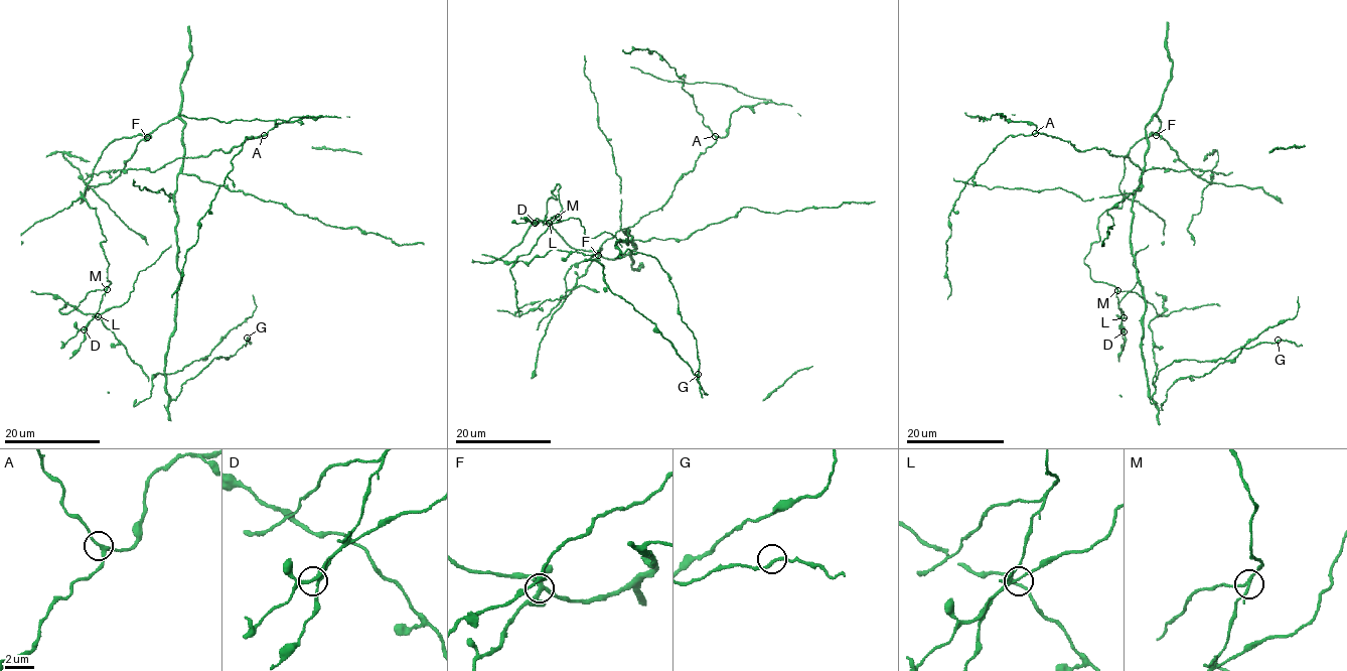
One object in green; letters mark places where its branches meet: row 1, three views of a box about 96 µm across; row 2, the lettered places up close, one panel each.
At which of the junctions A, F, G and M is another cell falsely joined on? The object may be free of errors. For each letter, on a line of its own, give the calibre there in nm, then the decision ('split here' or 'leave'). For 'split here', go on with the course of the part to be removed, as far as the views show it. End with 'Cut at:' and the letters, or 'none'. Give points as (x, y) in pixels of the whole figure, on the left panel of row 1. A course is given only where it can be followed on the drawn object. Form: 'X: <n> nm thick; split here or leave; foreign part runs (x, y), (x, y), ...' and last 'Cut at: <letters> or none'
A: 200 nm thick; leave
F: 320 nm thick; leave
G: 170 nm thick; leave
M: 170 nm thick; split here
Cut at: M

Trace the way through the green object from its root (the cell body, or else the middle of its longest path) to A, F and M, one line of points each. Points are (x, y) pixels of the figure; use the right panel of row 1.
A: (1141, 186), (1145, 126), (1155, 116), (1158, 133), (1200, 177), (1199, 168), (1143, 171), (1127, 156), (1035, 133)
F: (1141, 186), (1148, 147), (1145, 126), (1154, 116), (1160, 121), (1156, 135)
M: (1141, 186), (1155, 116), (1160, 128), (1124, 161), (1121, 207), (1098, 218), (1084, 260), (1117, 291)

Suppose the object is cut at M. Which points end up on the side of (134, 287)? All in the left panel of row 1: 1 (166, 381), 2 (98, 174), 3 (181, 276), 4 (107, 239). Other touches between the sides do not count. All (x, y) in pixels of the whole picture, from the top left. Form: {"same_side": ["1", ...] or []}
{"same_side": []}

